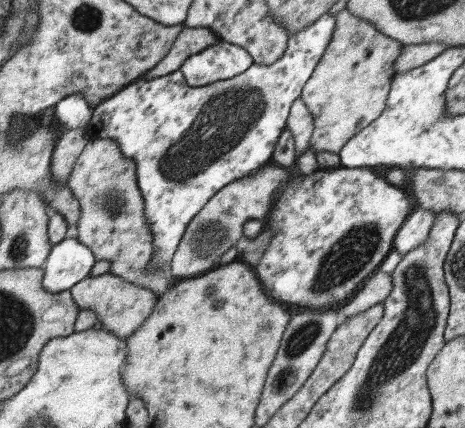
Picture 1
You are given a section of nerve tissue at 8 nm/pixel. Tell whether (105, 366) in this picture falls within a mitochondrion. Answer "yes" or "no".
no

